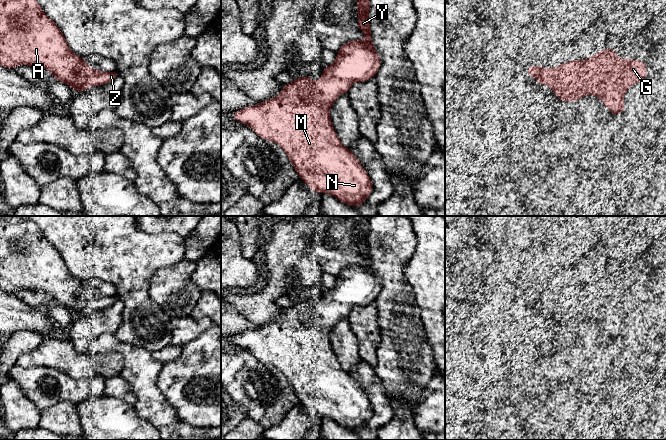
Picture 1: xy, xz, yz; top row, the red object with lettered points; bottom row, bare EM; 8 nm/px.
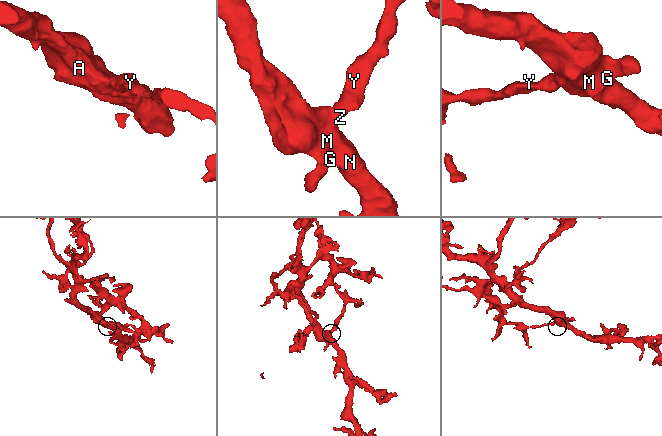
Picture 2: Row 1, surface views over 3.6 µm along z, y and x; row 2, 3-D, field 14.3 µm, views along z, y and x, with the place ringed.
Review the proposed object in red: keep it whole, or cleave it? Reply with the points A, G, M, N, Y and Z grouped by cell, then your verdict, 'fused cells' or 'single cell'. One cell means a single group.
groups A G M N Y Z; single cell

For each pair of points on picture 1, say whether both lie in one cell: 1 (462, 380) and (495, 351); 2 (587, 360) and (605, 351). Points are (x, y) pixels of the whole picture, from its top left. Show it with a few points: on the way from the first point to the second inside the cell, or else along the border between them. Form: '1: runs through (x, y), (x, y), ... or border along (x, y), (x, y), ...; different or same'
1: border along (455, 368), (464, 371), (476, 379), (490, 383); different
2: runs through (591, 356), (596, 351), (601, 351); same

